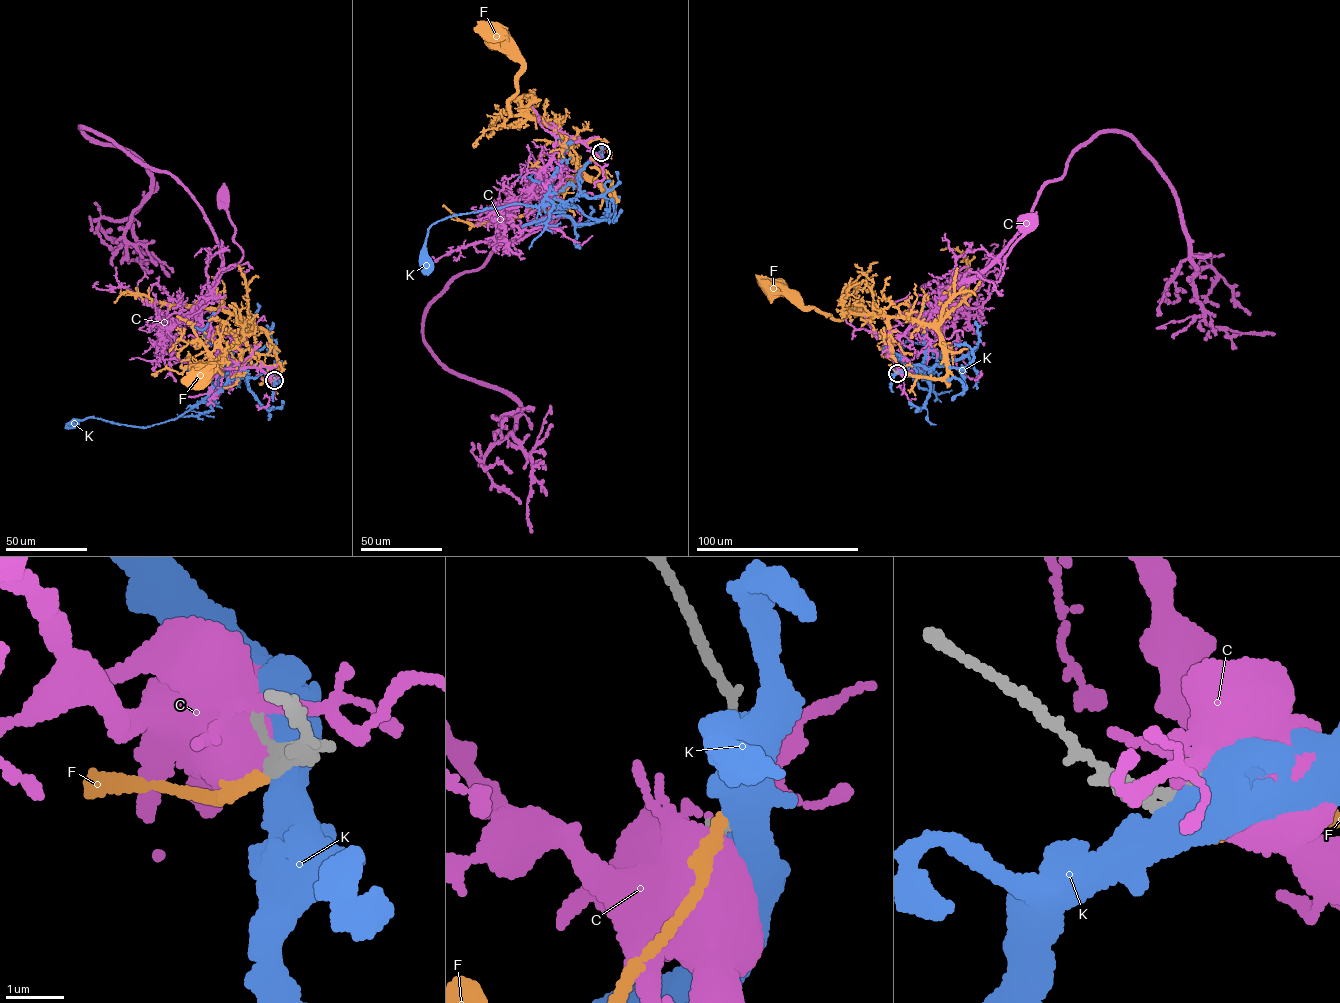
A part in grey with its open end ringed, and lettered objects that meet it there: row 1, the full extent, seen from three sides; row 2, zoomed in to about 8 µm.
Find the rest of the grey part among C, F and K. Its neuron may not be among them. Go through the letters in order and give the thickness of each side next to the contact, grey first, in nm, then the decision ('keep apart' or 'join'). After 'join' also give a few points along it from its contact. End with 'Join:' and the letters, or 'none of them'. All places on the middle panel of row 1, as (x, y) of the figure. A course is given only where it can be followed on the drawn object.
C: calibres 190 and 480 nm; keep apart
F: calibres 280 and 240 nm; join; course (601, 152), (596, 166), (612, 195), (550, 128), (511, 116), (520, 59), (494, 33)
K: calibres 300 and 550 nm; keep apart
Join: F

